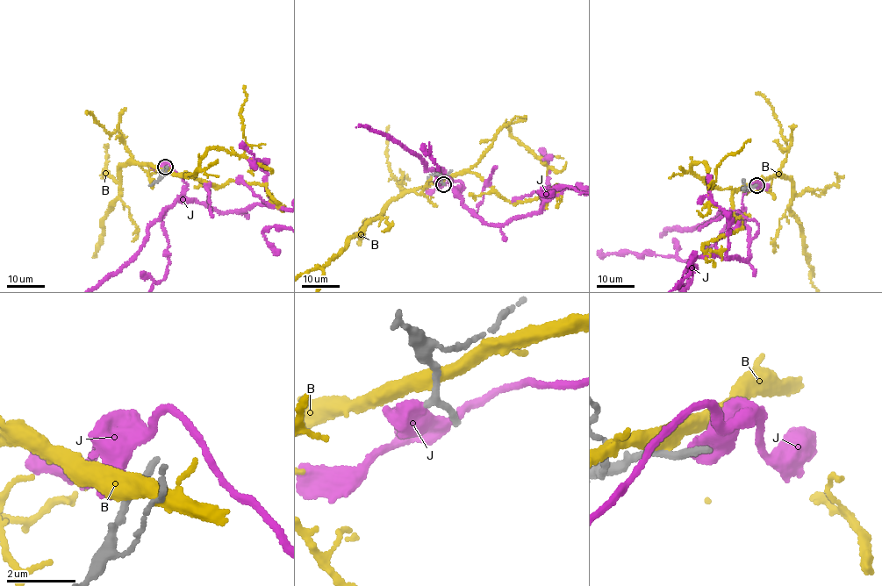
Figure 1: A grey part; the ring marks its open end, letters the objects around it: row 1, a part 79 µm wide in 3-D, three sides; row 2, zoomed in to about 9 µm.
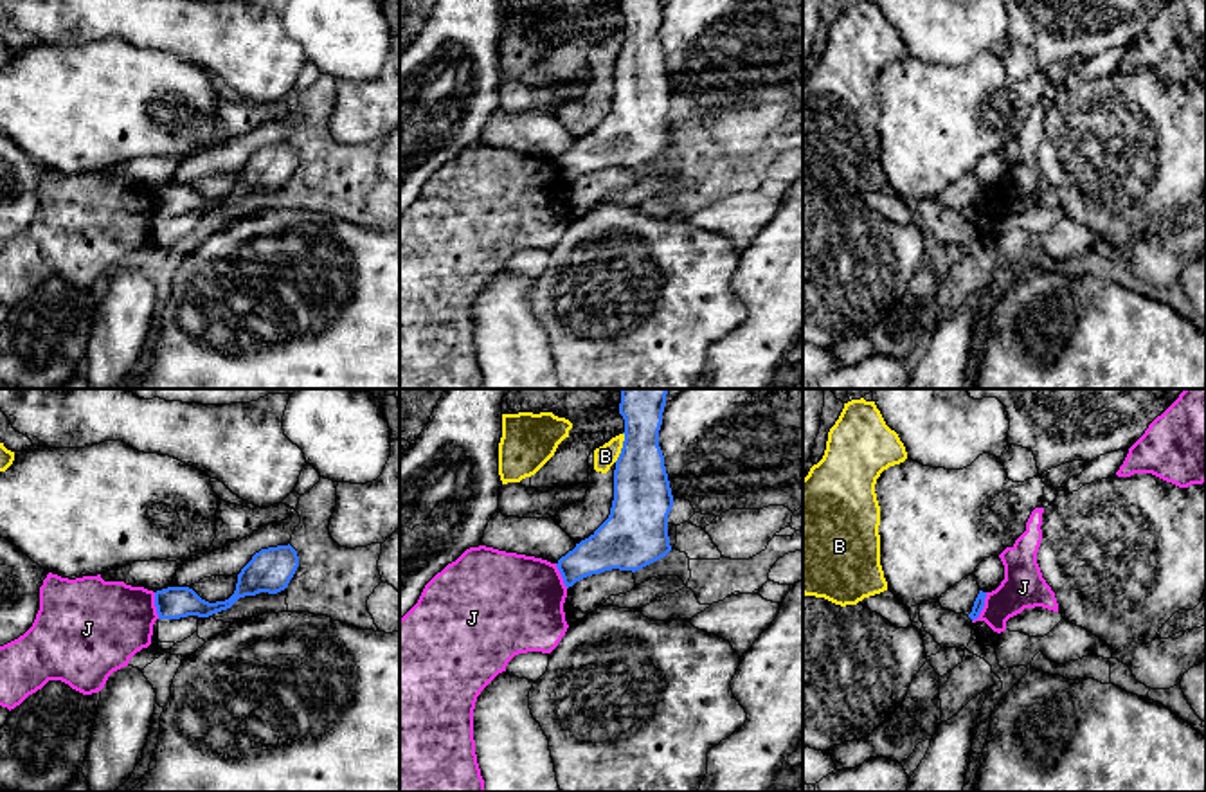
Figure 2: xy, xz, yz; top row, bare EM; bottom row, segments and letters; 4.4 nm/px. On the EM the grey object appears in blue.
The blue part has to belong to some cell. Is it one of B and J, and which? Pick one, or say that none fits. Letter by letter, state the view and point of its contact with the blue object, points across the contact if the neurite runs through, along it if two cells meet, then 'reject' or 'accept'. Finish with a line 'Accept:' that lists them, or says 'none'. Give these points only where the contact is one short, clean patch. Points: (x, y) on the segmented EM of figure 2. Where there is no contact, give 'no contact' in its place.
B: contact xz (623, 447); reject
J: contact yz (983, 605); border yz (987, 593), (985, 605), (972, 621); reject
Accept: none

